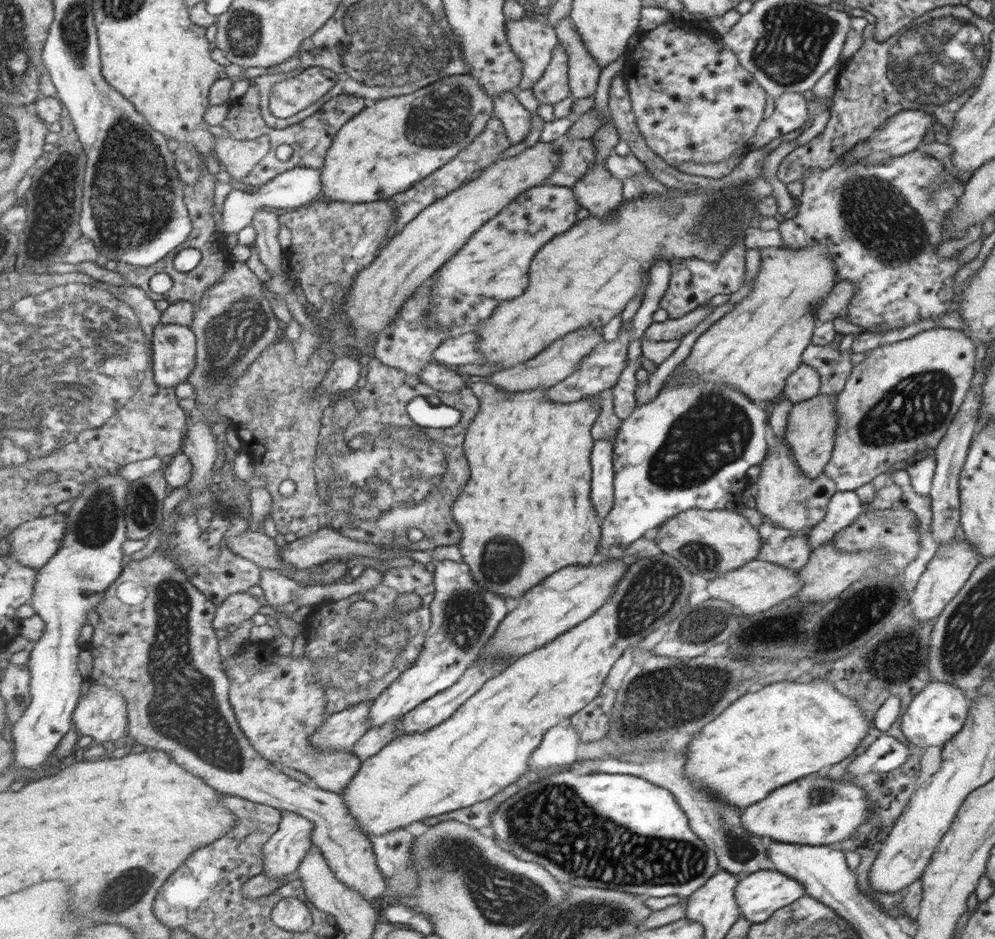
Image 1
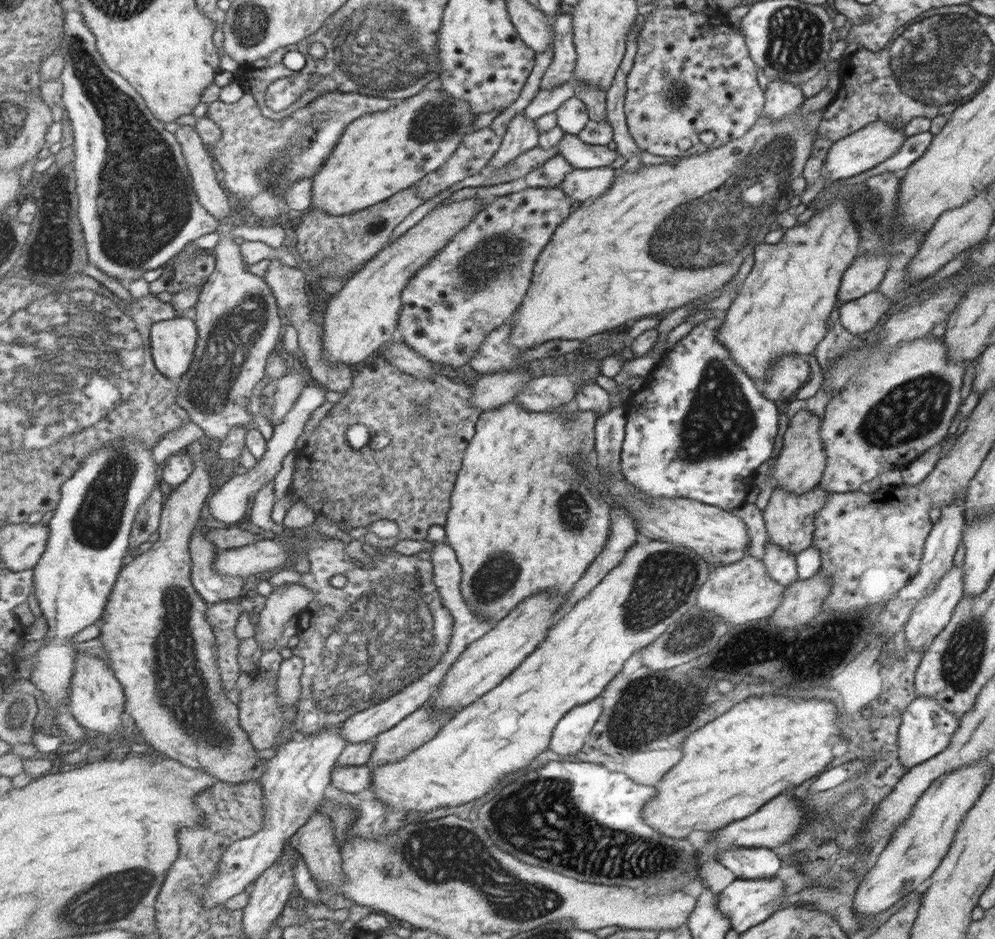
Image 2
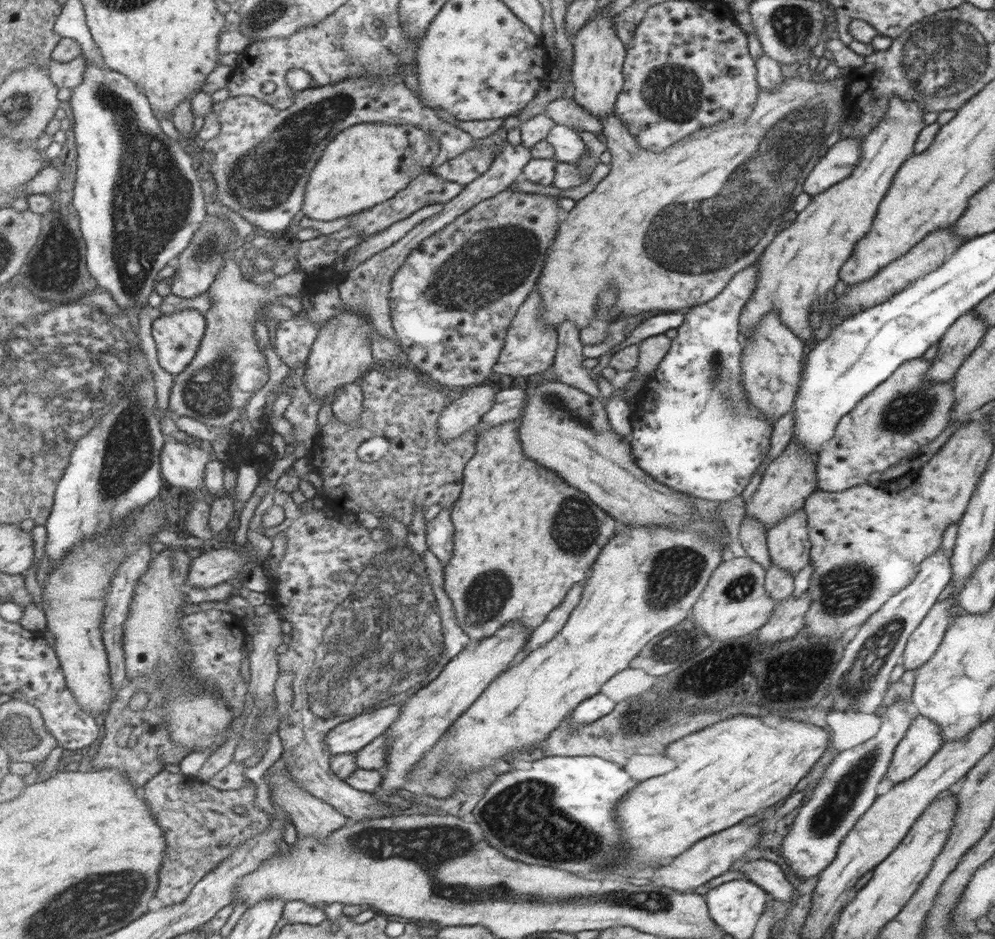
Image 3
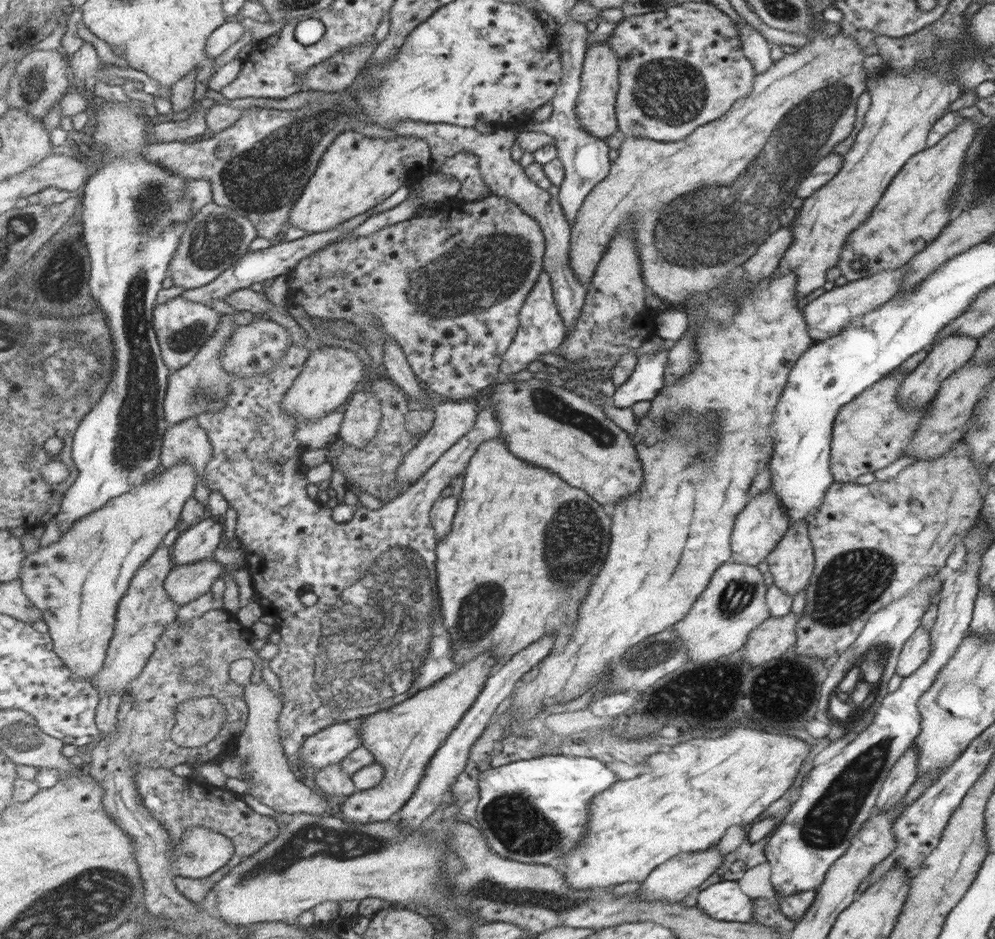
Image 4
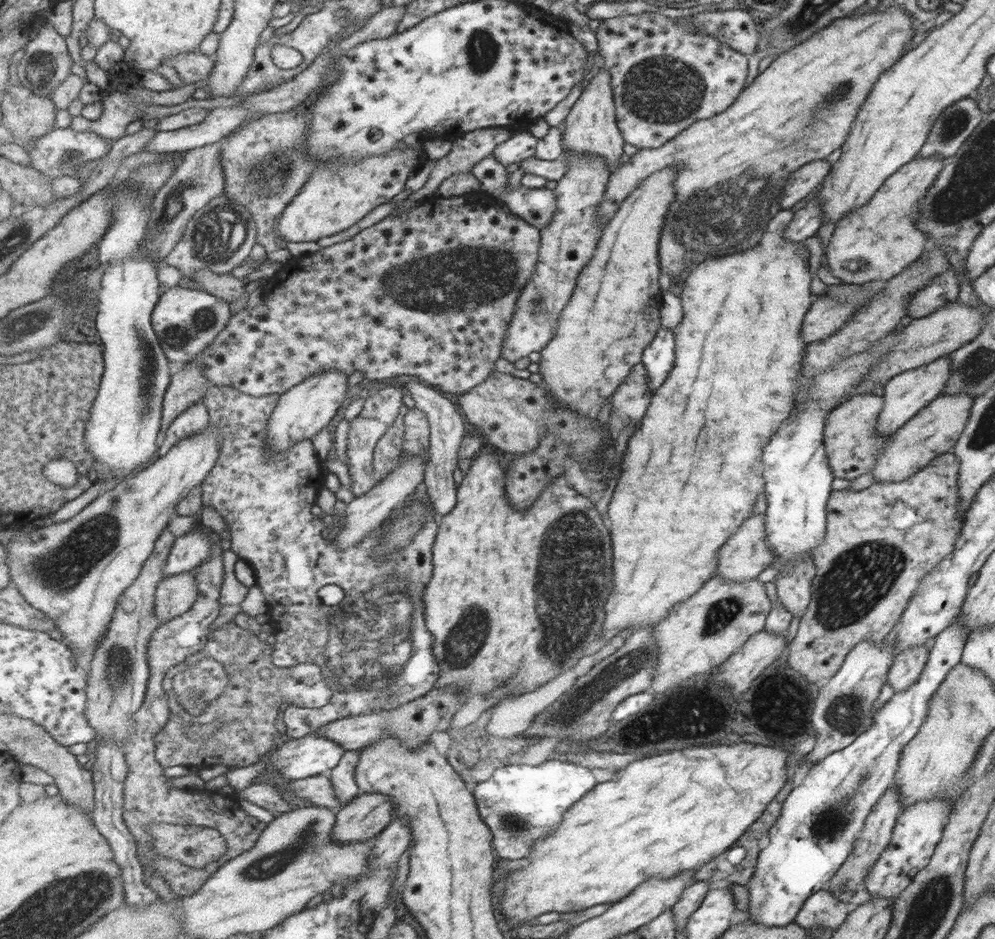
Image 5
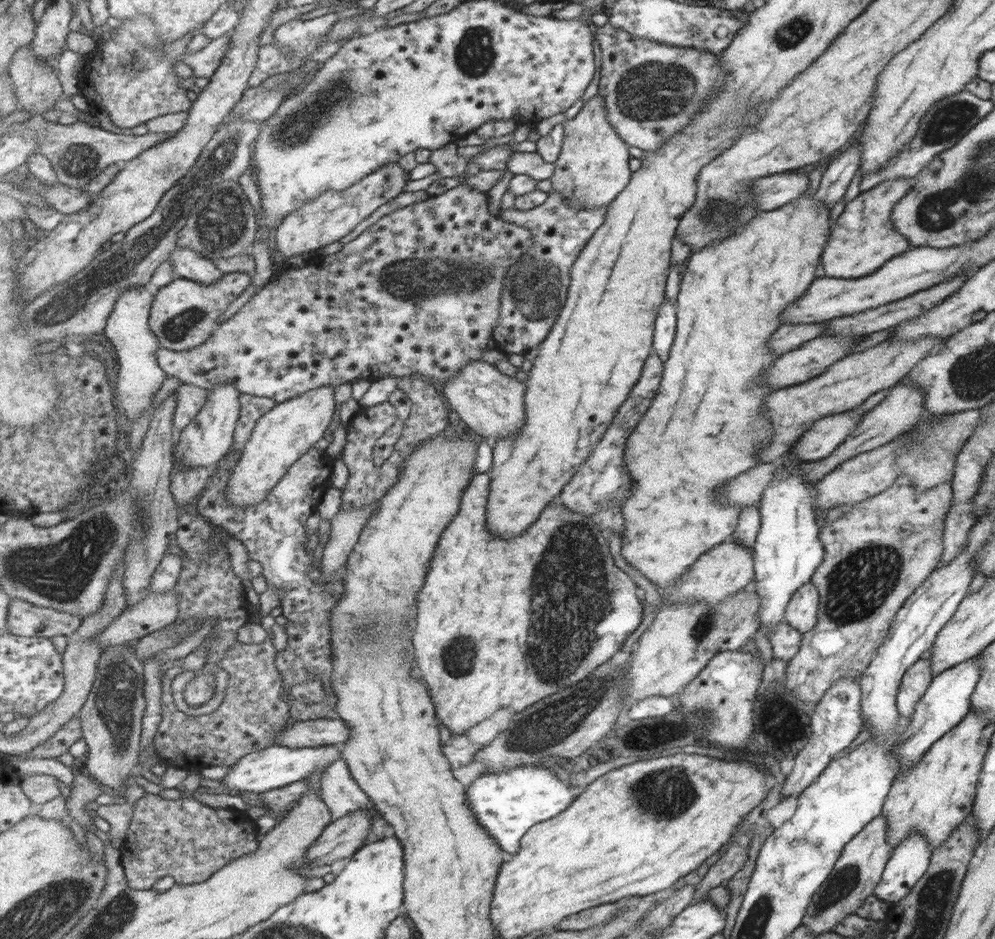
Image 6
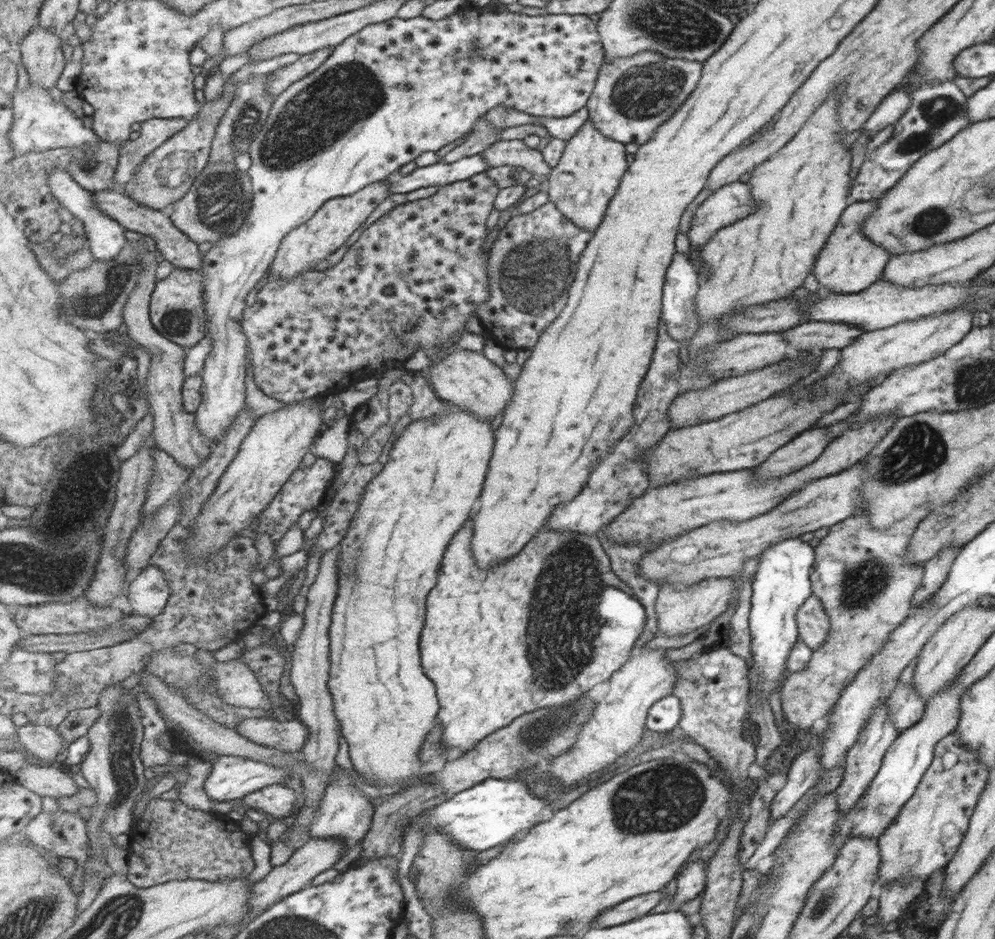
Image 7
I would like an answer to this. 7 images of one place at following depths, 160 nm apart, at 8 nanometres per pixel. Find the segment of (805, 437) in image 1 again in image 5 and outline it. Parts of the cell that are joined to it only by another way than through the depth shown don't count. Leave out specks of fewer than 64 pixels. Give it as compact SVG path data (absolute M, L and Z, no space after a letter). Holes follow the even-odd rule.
M764 513L750 514L739 526L739 530L733 533L729 540L725 541L718 551L718 566L714 570L713 577L721 577L726 581L741 582L745 579L756 577L769 563L774 561L774 552L765 544L765 520Z

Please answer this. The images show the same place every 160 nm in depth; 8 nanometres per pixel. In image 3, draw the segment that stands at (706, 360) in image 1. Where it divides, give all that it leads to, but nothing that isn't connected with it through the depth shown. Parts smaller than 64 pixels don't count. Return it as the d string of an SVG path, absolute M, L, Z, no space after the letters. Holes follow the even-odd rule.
M892 95L885 115L882 116L880 122L869 134L861 137L862 156L852 174L848 178L840 180L839 183L832 185L828 190L810 197L809 203L797 213L796 218L777 232L775 238L772 239L772 242L768 244L763 254L756 261L756 274L758 275L756 276L752 296L740 312L740 336L752 334L757 323L764 318L766 312L774 310L780 320L793 333L801 340L808 342L811 338L811 332L813 332L811 322L809 322L813 304L817 300L821 300L823 296L829 296L829 290L837 282L837 272L840 272L840 268L850 258L858 240L864 238L864 235L870 230L880 201L891 186L892 179L895 178L901 164L911 156L917 135L925 126L921 122L921 116L924 113L924 108L917 102L903 100L900 96Z

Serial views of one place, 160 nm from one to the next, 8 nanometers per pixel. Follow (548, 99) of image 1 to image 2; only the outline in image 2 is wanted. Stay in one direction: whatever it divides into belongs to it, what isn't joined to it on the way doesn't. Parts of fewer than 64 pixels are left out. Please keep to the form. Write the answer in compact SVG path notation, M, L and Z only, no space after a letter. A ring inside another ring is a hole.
M565 8L555 20L555 56L543 77L541 88L553 90L575 80L578 54L574 43L572 11Z

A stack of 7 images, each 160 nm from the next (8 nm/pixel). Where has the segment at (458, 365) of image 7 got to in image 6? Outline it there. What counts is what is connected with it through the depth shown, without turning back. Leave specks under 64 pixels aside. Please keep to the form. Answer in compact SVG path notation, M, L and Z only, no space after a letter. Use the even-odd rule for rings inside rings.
M481 360L468 364L460 374L445 382L443 395L469 429L479 438L486 438L493 444L517 435L525 426L527 390L528 386L524 381L520 382L514 376L501 372L495 365Z

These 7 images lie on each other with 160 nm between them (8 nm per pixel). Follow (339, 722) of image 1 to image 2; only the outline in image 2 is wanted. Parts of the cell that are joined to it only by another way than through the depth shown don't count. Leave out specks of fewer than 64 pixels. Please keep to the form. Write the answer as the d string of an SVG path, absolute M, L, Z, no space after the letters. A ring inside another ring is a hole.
M341 723L308 737L289 740L267 762L268 770L262 778L265 826L255 836L234 842L223 853L215 880L204 888L205 904L209 908L223 907L228 900L242 895L251 882L255 883L276 863L292 836L317 813L325 800L325 788L332 782L332 771L349 745L342 735L343 727L344 723Z

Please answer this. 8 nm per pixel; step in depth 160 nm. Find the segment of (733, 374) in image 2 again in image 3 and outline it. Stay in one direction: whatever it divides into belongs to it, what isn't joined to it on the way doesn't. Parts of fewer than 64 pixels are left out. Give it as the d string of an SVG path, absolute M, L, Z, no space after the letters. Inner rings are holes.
M755 262L733 275L728 286L715 298L689 307L683 322L676 328L675 338L670 339L668 351L643 382L643 390L647 390L647 394L655 400L654 404L639 404L641 412L630 418L629 444L641 471L659 484L705 503L735 498L767 454L769 436L772 436L767 418L761 417L761 412L757 412L757 408L753 408L745 398L742 368L739 368L742 354L740 312L752 296L757 275Z

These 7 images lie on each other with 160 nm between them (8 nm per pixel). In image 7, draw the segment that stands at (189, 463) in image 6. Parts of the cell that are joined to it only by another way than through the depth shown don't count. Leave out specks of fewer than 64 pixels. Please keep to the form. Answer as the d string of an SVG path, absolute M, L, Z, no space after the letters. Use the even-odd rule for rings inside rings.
M469 4L460 6L452 15L447 15L439 20L430 20L423 16L410 18L409 20L395 17L379 24L366 26L363 30L346 38L339 46L334 47L332 53L324 66L292 84L288 90L282 92L275 99L265 126L257 135L249 150L251 167L248 174L252 178L252 193L254 196L251 209L236 232L223 234L224 237L220 241L213 243L212 247L204 255L204 267L201 272L205 277L206 313L209 316L209 338L211 338L212 344L211 351L201 370L201 378L204 380L202 386L203 402L195 414L197 416L197 429L205 437L211 439L211 446L217 445L217 441L223 439L225 432L228 432L229 427L237 421L240 412L245 408L245 398L247 398L247 384L245 384L245 380L247 380L247 362L250 350L247 337L242 331L241 319L244 318L244 310L248 307L245 304L247 294L253 288L260 288L264 283L265 277L270 273L267 270L274 263L282 240L291 231L311 220L317 211L320 211L325 204L329 203L329 200L356 194L370 184L387 178L397 177L397 170L401 166L405 166L411 160L419 158L423 152L429 152L429 150L437 152L437 150L445 148L447 144L459 140L461 136L472 132L478 120L497 106L507 106L535 117L563 118L575 114L577 110L587 106L589 99L592 98L593 91L596 90L600 68L604 67L605 60L604 44L601 40L599 28L588 15L548 14L528 16L520 12L509 12L507 10L498 12L497 8L490 8L490 6L478 7Z

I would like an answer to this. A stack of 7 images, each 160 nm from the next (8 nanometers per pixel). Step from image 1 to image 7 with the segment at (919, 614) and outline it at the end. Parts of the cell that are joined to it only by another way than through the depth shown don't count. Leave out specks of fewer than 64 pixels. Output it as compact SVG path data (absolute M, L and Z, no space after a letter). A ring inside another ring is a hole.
M897 684L887 700L888 713L898 734L912 727L923 715L925 704L912 684Z

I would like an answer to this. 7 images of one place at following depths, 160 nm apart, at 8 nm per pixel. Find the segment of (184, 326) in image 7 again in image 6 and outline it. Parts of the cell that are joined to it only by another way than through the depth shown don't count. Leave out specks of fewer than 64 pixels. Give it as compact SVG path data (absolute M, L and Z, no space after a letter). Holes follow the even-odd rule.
M233 272L226 274L215 284L203 284L196 280L179 277L171 282L171 284L161 288L155 293L156 298L152 302L151 308L151 329L160 340L160 346L169 350L186 351L207 343L217 329L217 320L221 318L221 314L237 300L237 296L241 292L245 292L251 286L251 278L251 274L247 274L247 272Z

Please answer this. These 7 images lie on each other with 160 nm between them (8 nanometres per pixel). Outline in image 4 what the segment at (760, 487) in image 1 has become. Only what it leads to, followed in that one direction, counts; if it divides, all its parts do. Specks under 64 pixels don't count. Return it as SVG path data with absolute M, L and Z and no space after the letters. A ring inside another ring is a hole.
M795 521L792 526L789 526L788 531L785 532L775 548L769 552L766 559L772 583L791 598L797 591L807 587L809 577L813 572L813 561L812 546L808 538L806 523L803 521Z

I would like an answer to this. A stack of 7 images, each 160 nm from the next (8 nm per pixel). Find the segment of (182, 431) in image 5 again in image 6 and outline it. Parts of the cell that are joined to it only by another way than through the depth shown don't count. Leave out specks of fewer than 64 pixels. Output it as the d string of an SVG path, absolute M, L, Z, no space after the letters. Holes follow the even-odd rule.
M180 383L177 389L177 409L174 418L175 434L180 434L193 423L207 403L210 391L189 383Z

